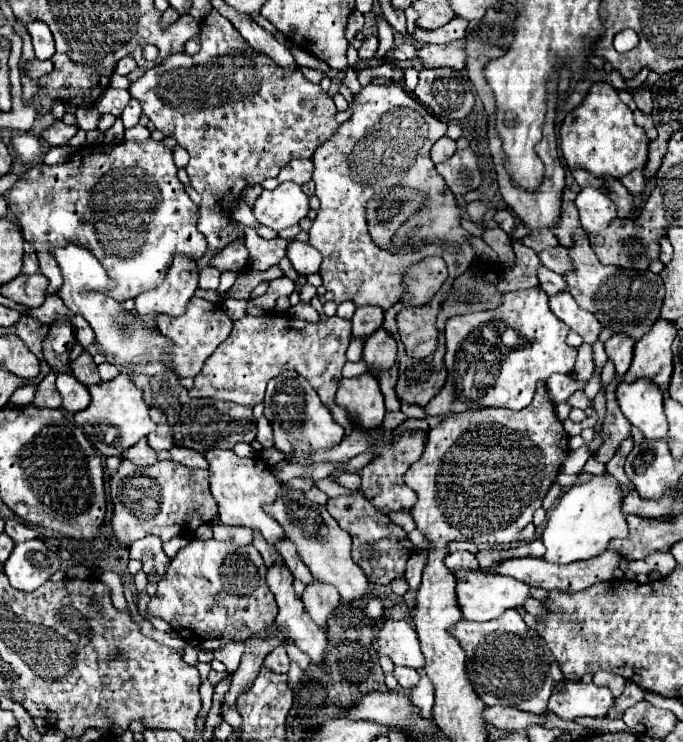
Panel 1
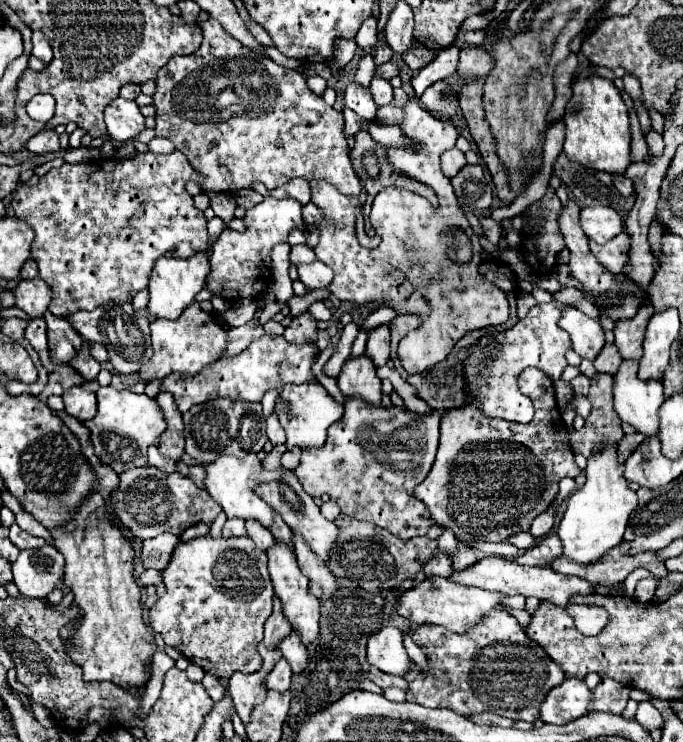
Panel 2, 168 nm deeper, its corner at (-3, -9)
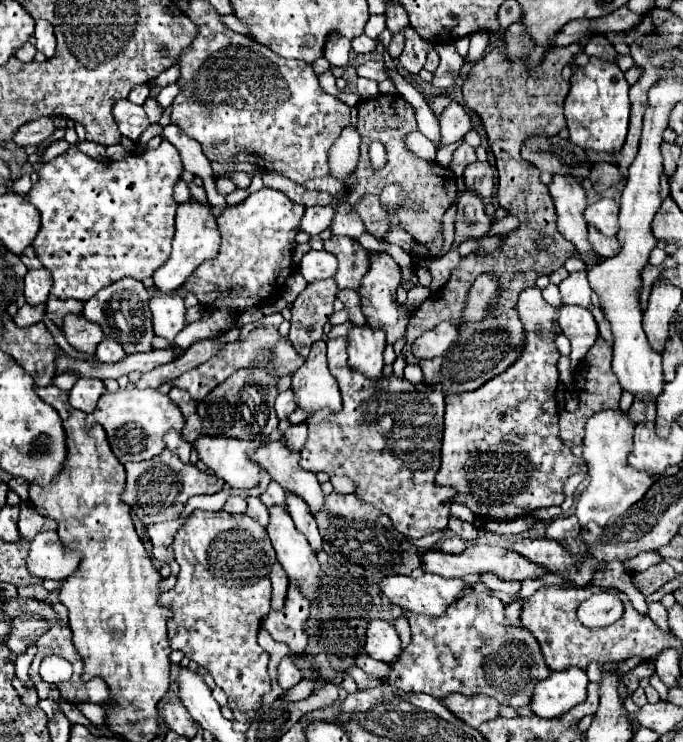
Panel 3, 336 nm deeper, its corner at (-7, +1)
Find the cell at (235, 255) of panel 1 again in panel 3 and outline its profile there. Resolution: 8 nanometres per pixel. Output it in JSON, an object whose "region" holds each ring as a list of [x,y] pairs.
{"region":[[[262,188],[258,192],[252,192],[242,204],[228,206],[218,216],[218,228],[222,236],[220,254],[214,260],[208,260],[206,264],[200,264],[200,268],[188,278],[188,284],[184,284],[184,290],[176,292],[184,296],[184,292],[194,292],[200,304],[216,306],[216,308],[232,308],[238,312],[244,312],[252,306],[260,306],[266,298],[280,294],[286,278],[296,270],[292,262],[292,250],[296,246],[294,236],[298,234],[300,218],[304,214],[304,206],[292,202],[286,194],[270,188]]]}

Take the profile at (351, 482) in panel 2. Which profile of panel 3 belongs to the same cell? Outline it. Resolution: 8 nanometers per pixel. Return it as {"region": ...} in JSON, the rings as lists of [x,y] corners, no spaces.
{"region":[[[344,336],[328,340],[328,368],[338,380],[344,408],[336,414],[318,412],[306,422],[308,440],[300,452],[300,466],[314,474],[326,472],[354,480],[358,500],[384,512],[404,536],[422,538],[444,530],[454,490],[434,484],[442,446],[442,388],[412,386],[396,376],[368,380],[348,368],[347,345]]]}

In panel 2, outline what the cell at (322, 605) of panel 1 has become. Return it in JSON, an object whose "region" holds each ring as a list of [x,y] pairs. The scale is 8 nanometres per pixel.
{"region":[[[292,532],[292,542],[294,542],[294,554],[298,558],[298,566],[302,574],[308,576],[312,582],[318,582],[324,592],[322,598],[328,598],[336,590],[336,578],[326,568],[326,564],[316,554],[312,554],[310,546],[298,532]]]}

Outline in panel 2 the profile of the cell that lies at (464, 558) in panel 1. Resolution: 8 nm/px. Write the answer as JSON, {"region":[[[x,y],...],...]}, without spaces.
{"region":[[[460,546],[460,548],[452,554],[452,566],[454,566],[454,570],[468,568],[468,566],[472,566],[472,562],[476,562],[476,554],[474,554],[474,550],[468,548],[468,546]]]}

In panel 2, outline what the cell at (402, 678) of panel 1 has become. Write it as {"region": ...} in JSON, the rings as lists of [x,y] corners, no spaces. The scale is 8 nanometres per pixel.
{"region":[[[370,666],[370,670],[368,670],[368,678],[370,678],[376,686],[380,686],[380,688],[386,688],[386,686],[396,686],[396,688],[402,688],[402,690],[408,688],[408,684],[404,682],[404,678],[386,674],[386,672],[382,672],[382,670],[374,668],[374,666]]]}

